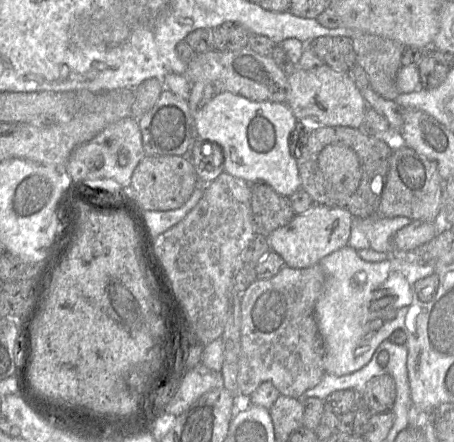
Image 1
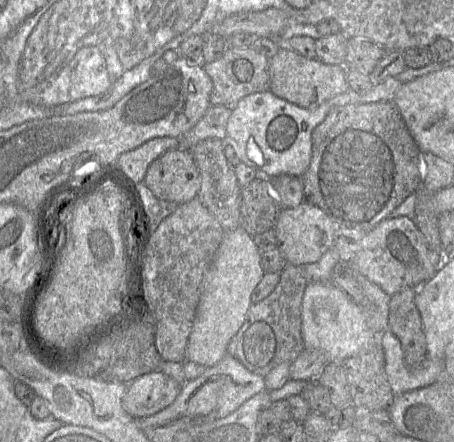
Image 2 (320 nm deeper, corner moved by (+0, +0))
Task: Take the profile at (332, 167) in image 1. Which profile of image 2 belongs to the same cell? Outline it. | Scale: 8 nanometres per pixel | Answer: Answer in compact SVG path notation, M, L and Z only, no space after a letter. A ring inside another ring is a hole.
M307 201L296 207L283 208L274 227L277 247L288 264L305 266L318 261L331 247L334 247L336 223L318 206Z

